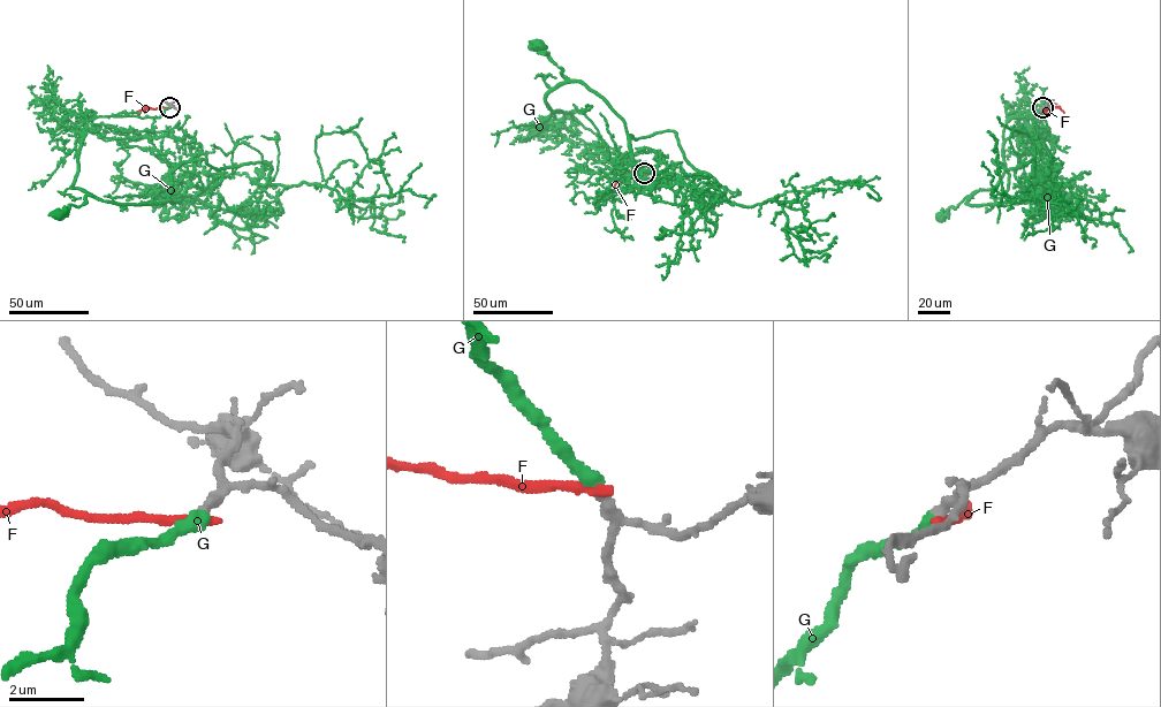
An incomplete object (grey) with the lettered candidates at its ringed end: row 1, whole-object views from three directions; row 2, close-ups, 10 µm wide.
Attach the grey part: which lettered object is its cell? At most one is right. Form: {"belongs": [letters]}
{"belongs": ["G"]}

